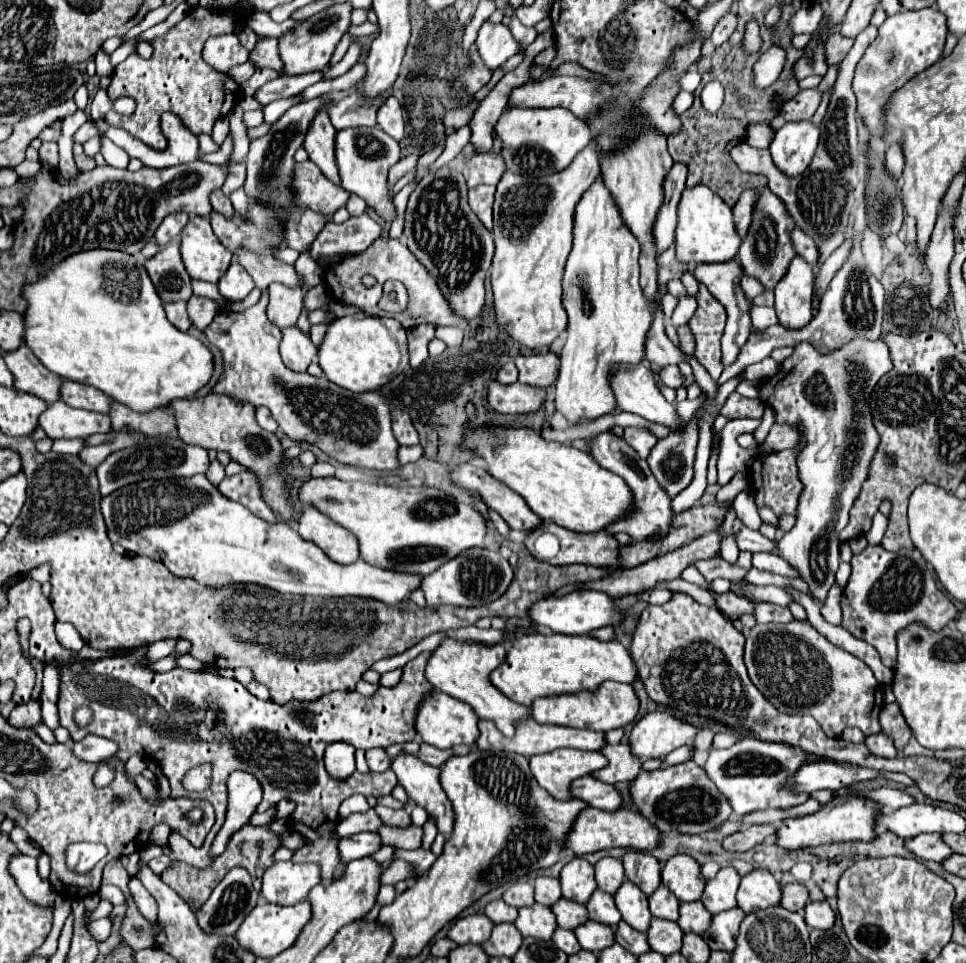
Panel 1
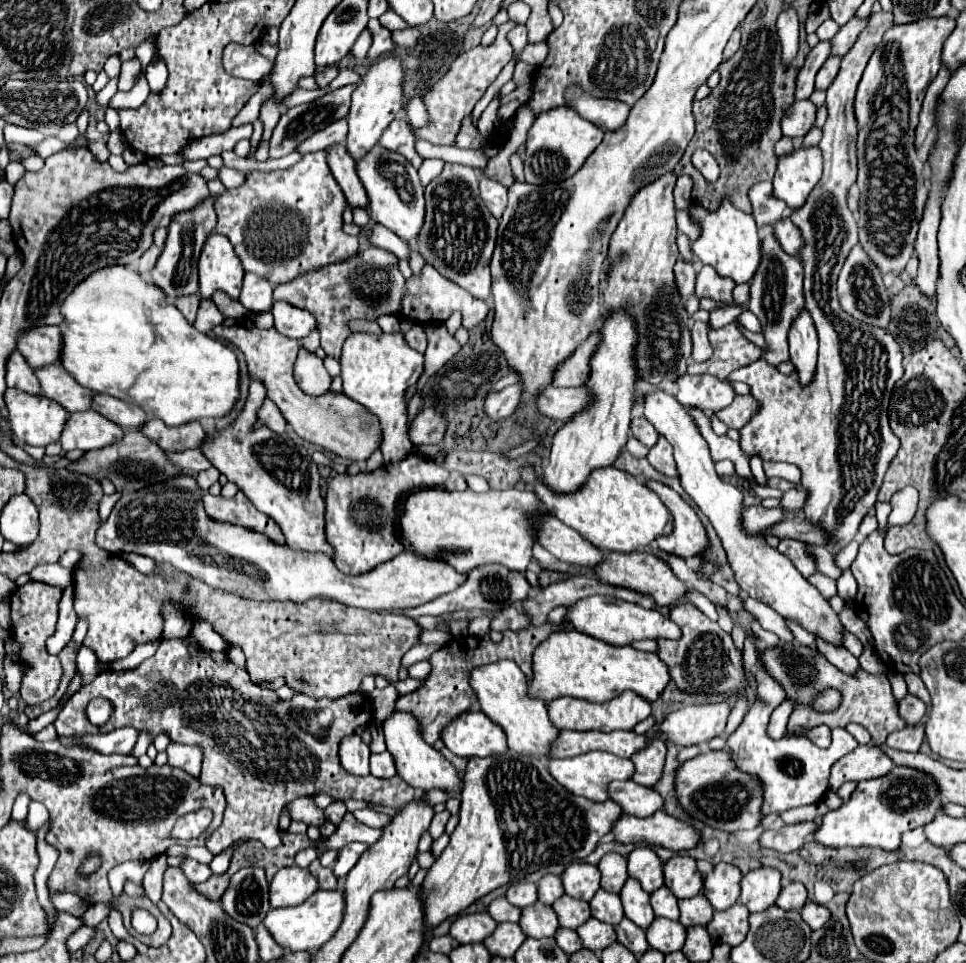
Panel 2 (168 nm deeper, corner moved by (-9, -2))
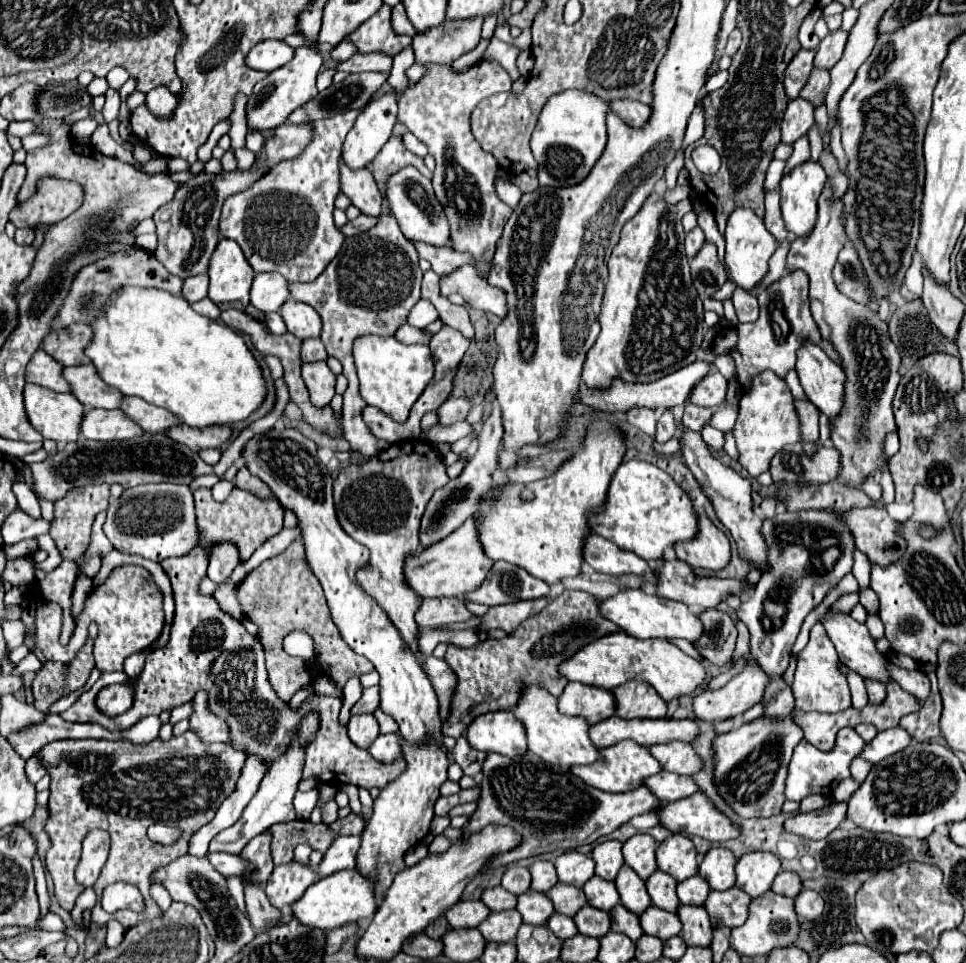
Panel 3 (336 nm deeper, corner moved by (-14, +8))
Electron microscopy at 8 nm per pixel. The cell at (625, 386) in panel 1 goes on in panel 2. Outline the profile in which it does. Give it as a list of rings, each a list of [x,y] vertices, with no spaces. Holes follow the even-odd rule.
[[[648,388],[644,392],[644,418],[654,424],[654,428],[674,446],[674,458],[680,472],[682,488],[692,496],[698,508],[708,516],[710,524],[718,532],[724,550],[728,554],[728,562],[736,574],[736,582],[740,584],[742,592],[750,594],[752,598],[766,602],[772,606],[780,616],[798,620],[806,630],[812,634],[822,636],[828,642],[842,644],[842,624],[836,612],[828,606],[826,598],[818,594],[818,590],[794,568],[794,564],[780,554],[778,550],[770,548],[764,538],[758,534],[748,534],[740,526],[742,514],[742,490],[734,484],[726,484],[714,470],[714,462],[710,458],[710,450],[706,440],[702,438],[696,422],[686,412],[686,408],[662,388]]]

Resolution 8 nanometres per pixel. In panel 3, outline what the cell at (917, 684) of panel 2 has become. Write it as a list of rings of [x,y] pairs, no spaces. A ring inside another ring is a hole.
[[[933,672],[927,674],[931,680],[931,694],[929,698],[923,702],[921,710],[915,714],[907,714],[901,718],[901,726],[919,742],[923,740],[931,740],[937,738],[941,734],[939,730],[939,718],[941,718],[941,696],[937,690],[937,678]]]

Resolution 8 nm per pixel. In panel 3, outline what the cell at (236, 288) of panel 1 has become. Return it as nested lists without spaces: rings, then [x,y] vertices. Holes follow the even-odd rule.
[[[277,272],[255,274],[251,288],[251,304],[263,312],[277,312],[289,298],[289,282]]]

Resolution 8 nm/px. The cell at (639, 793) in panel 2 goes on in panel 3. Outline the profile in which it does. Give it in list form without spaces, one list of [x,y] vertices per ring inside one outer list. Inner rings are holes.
[[[667,770],[647,778],[645,786],[651,788],[651,792],[663,802],[675,802],[675,800],[687,798],[687,796],[699,792],[699,786],[695,784],[695,780],[691,776],[673,774]]]

